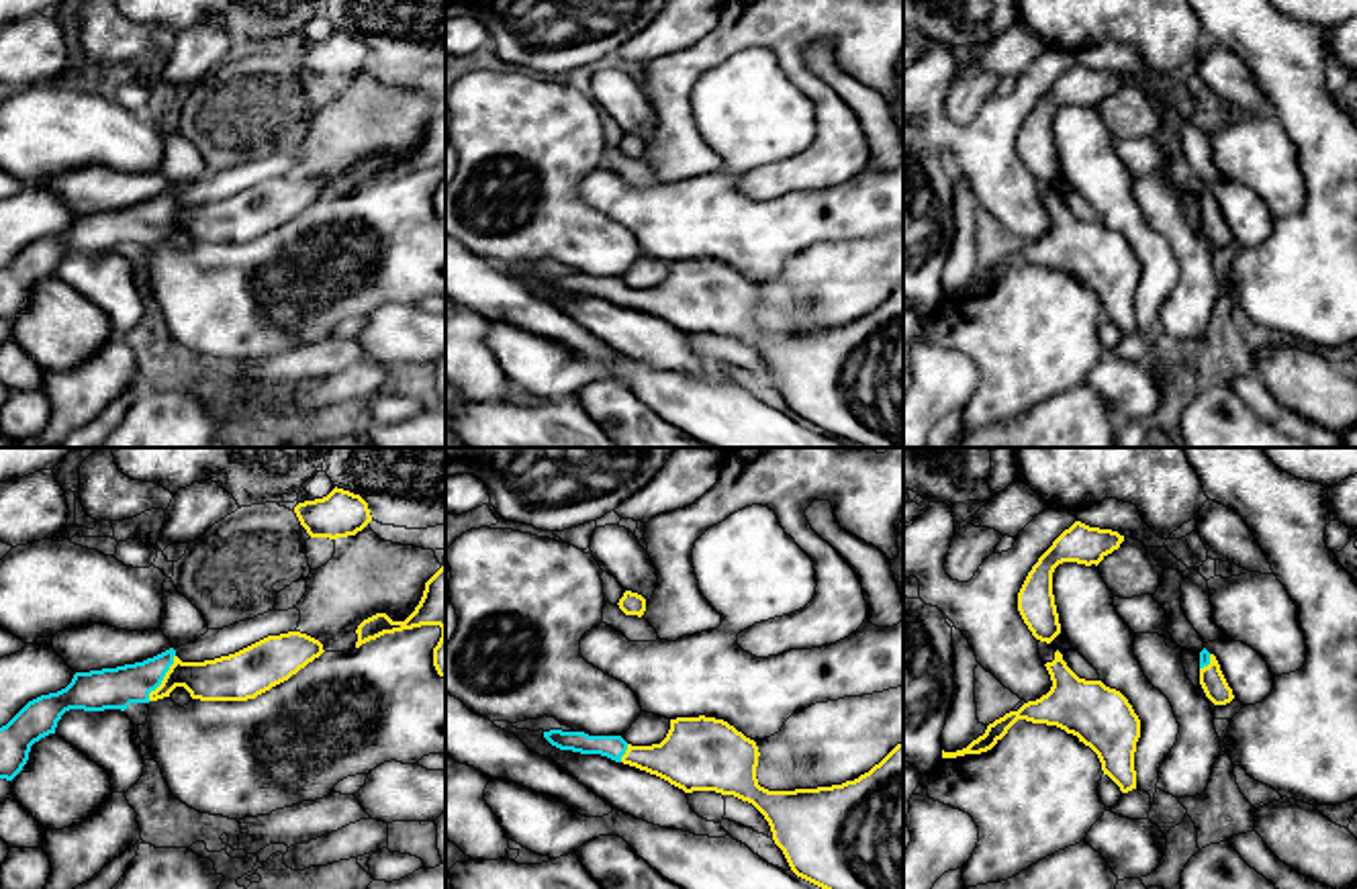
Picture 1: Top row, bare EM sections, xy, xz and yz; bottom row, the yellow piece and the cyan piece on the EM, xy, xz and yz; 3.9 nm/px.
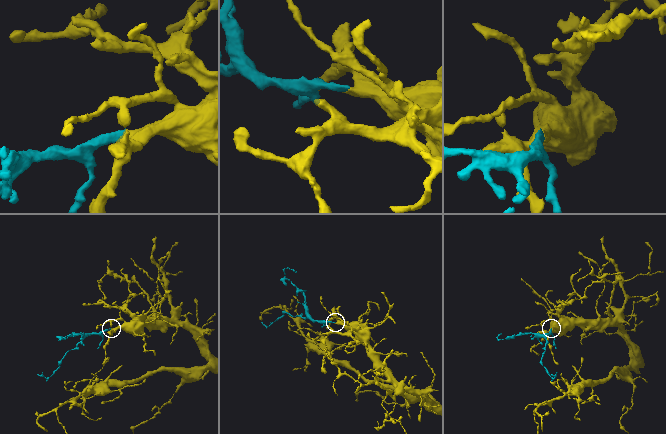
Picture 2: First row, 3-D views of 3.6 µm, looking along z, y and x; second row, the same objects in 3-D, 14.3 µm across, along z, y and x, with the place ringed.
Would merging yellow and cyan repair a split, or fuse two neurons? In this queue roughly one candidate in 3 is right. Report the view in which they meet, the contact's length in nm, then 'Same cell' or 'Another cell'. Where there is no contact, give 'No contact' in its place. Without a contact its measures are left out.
Touches yellow in xy. Shared border 220 nm. Same cell

